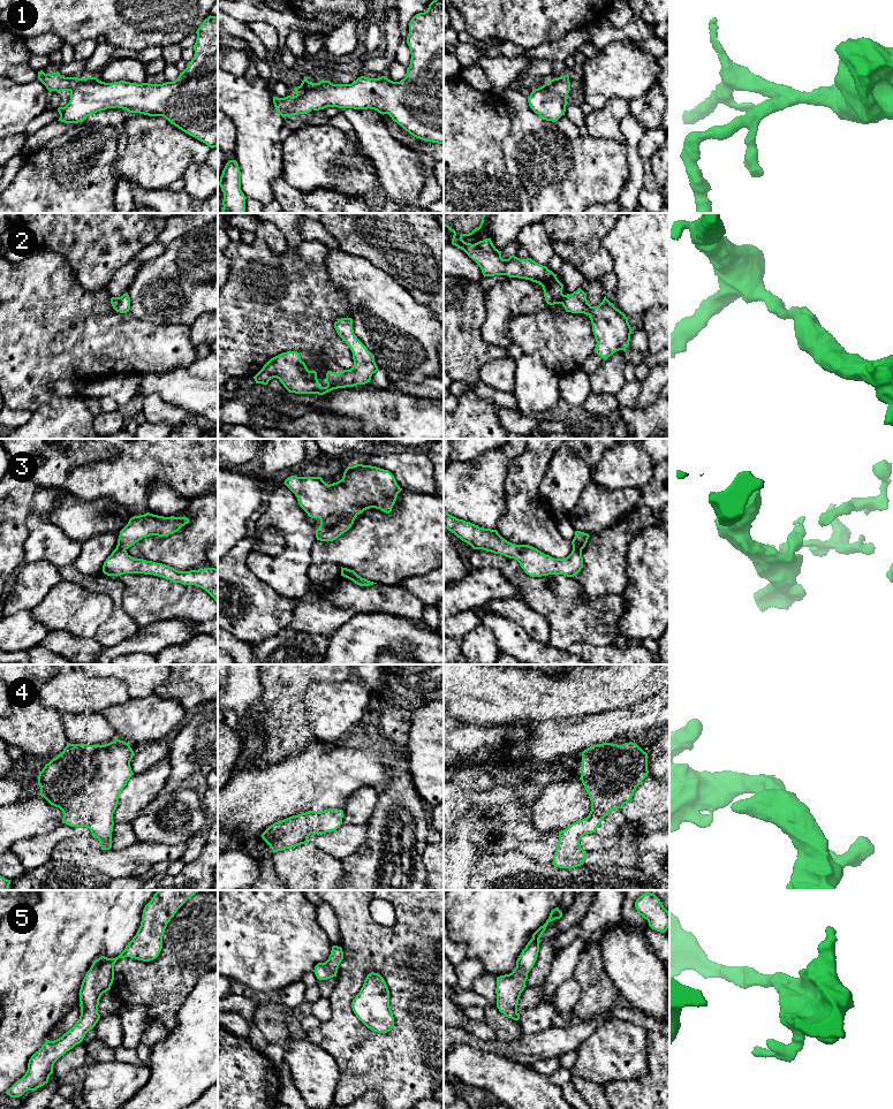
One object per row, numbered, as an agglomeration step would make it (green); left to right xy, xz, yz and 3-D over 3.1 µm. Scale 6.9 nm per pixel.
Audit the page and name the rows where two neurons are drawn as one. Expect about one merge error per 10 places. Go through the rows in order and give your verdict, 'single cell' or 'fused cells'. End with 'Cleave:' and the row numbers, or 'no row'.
1: single cell
2: single cell
3: fused cells
4: single cell
5: single cell
Cleave: 3

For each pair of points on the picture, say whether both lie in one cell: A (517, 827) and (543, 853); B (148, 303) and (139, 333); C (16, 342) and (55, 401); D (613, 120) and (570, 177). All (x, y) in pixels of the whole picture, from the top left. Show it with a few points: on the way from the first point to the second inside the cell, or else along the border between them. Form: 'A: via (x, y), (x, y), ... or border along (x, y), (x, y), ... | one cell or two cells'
A: border along (543, 834), (536, 840), (527, 841), (519, 850) | two cells
B: border along (128, 312), (143, 320), (169, 324) | two cells
C: border along (54, 393), (32, 412) | two cells
D: border along (588, 133), (596, 137), (621, 142) | two cells

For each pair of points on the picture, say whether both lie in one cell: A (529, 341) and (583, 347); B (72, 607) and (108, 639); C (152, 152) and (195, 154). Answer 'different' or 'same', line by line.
A: same
B: different
C: same

